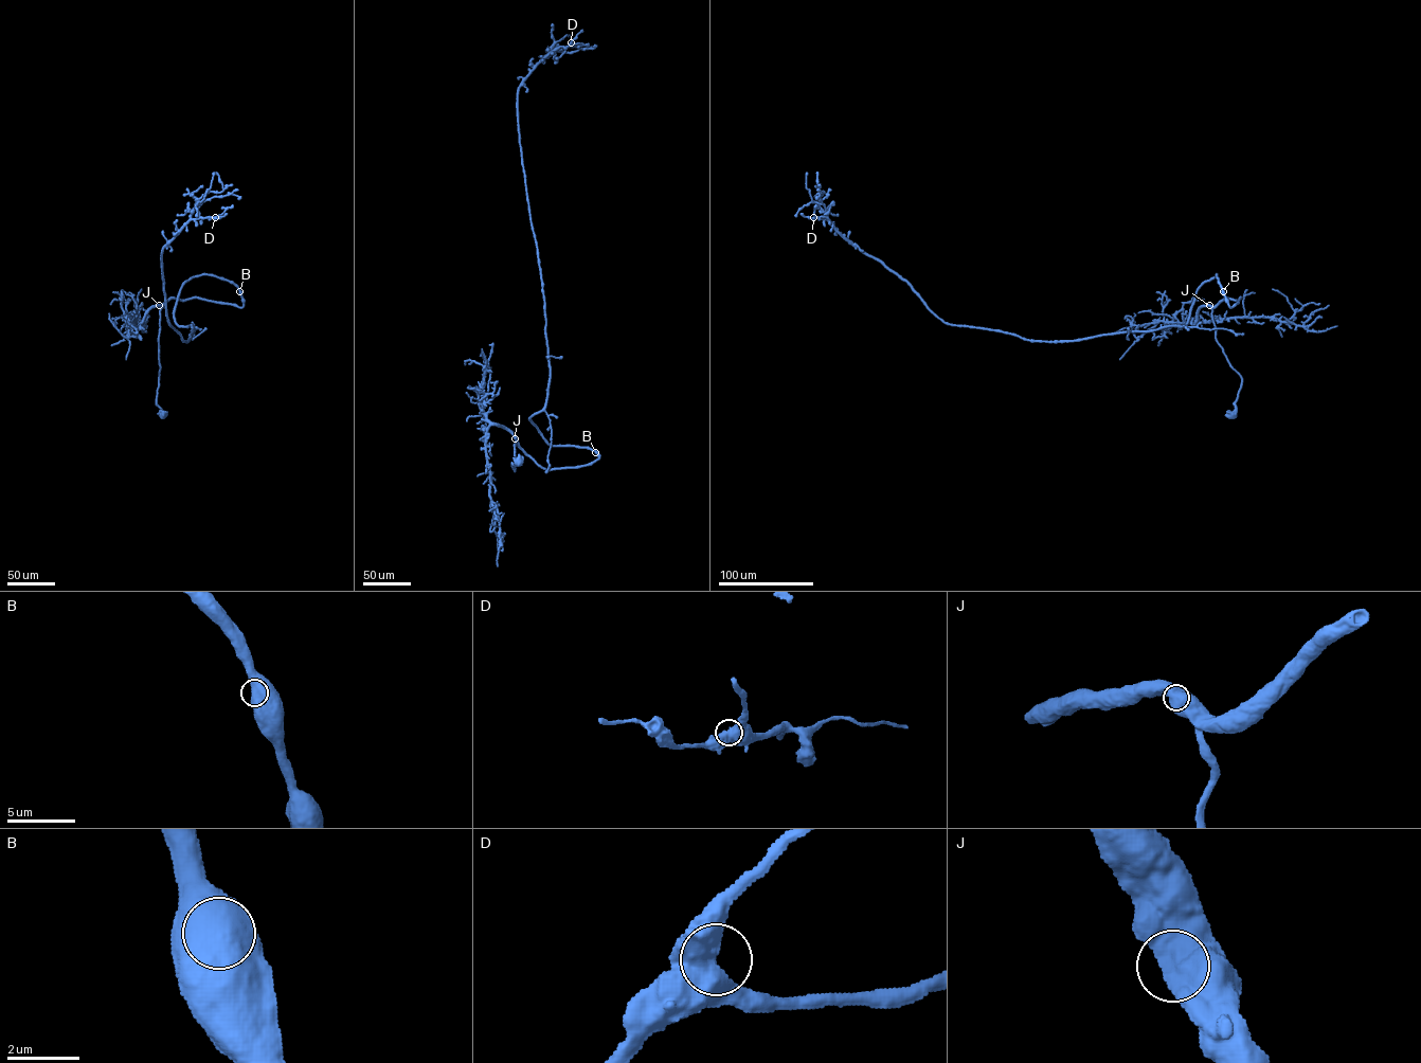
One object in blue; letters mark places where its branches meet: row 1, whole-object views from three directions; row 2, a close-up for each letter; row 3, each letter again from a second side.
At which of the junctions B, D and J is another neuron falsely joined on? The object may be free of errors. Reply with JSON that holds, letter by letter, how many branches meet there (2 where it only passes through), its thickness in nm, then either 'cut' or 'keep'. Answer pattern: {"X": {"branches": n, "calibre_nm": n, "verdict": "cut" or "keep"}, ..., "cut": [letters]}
{"B": {"branches": 1, "calibre_nm": 950, "verdict": "keep"}, "D": {"branches": 1, "calibre_nm": 1050, "verdict": "keep"}, "J": {"branches": 1, "calibre_nm": 1000, "verdict": "keep"}, "cut": []}

